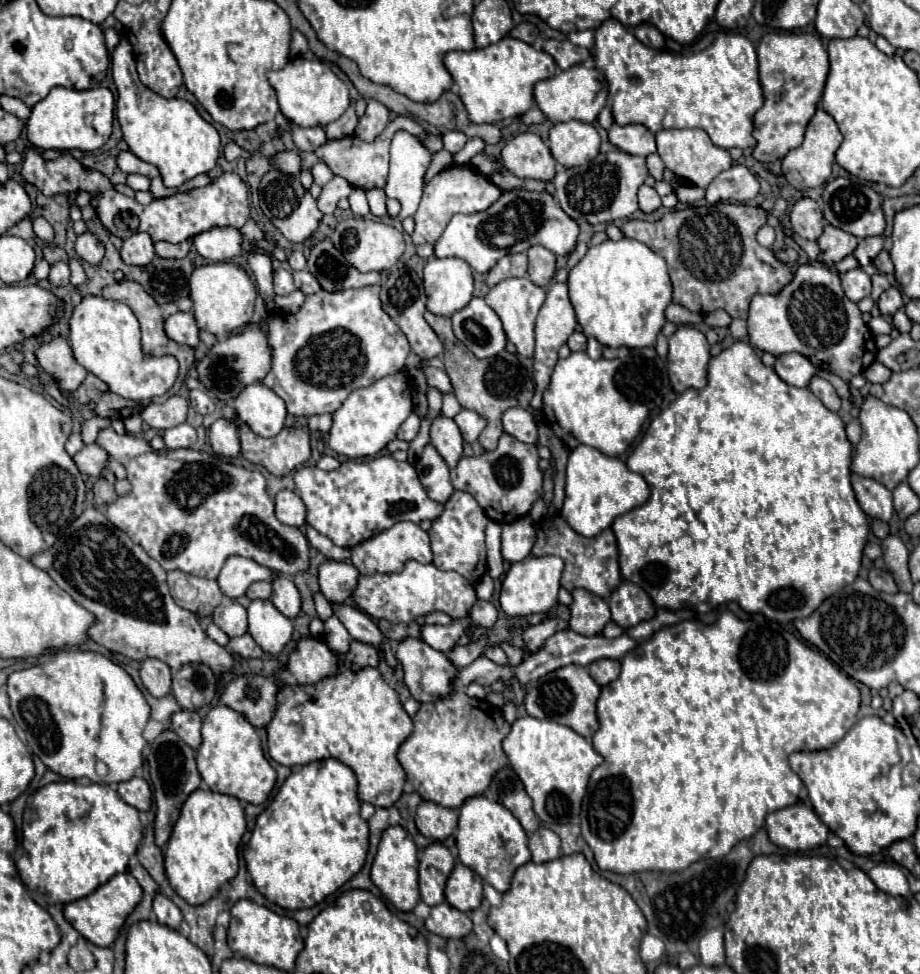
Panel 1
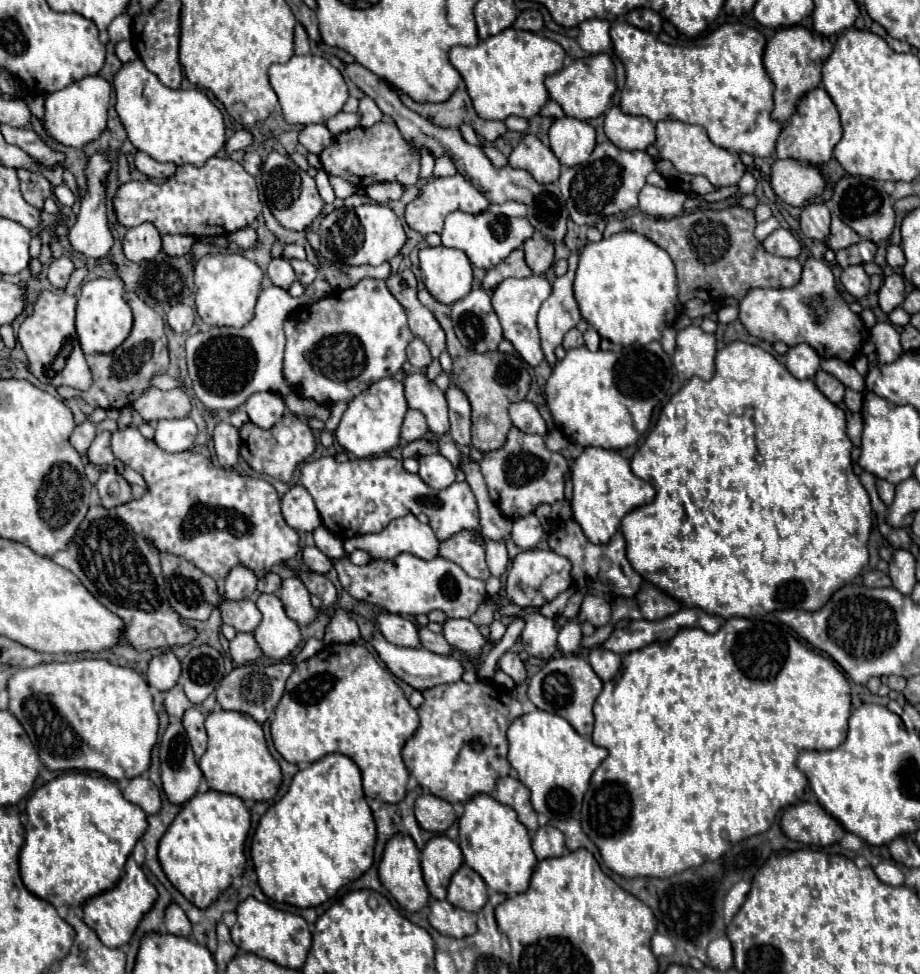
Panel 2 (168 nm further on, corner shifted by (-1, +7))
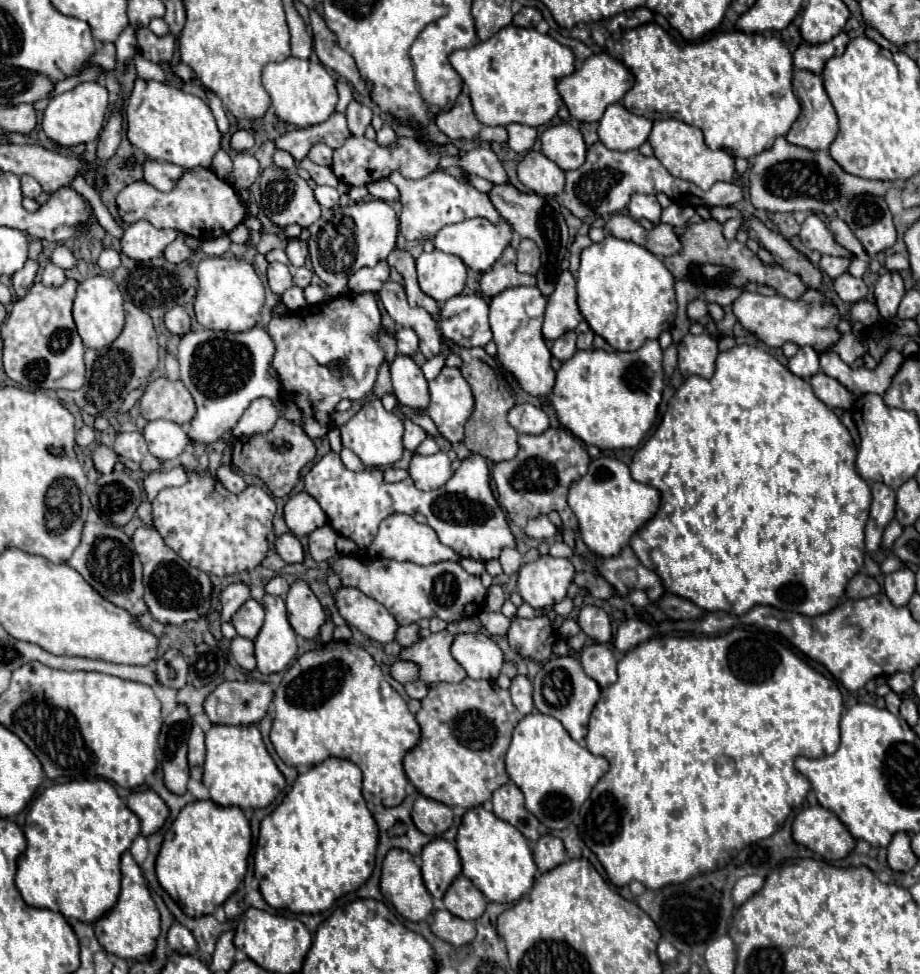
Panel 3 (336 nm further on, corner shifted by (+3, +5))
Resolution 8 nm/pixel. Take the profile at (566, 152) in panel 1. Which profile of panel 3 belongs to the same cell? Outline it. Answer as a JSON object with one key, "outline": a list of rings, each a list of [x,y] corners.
{"outline":[[[568,122],[550,126],[542,136],[542,154],[558,164],[560,170],[576,170],[584,164],[586,144],[578,128],[570,126]]]}

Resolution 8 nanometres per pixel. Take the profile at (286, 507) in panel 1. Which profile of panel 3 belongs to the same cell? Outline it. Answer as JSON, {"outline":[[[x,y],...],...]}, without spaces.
{"outline":[[[300,492],[288,498],[284,506],[284,518],[294,536],[308,536],[328,522],[324,510],[308,492]]]}

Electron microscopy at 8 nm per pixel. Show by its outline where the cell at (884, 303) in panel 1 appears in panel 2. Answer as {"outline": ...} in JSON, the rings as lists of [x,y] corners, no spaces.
{"outline":[[[890,274],[884,278],[880,290],[878,290],[878,300],[880,300],[880,308],[890,314],[896,306],[900,306],[904,302],[904,278],[900,274]]]}

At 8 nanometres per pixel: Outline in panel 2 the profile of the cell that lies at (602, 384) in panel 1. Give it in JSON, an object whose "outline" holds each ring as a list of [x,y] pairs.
{"outline":[[[660,342],[630,352],[590,352],[586,346],[568,350],[546,382],[546,404],[562,434],[580,446],[622,450],[638,442],[650,424],[652,410],[670,388],[672,360]]]}

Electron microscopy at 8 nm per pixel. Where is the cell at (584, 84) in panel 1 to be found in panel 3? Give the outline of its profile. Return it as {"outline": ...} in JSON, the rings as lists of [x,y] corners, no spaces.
{"outline":[[[598,52],[598,54],[592,54],[588,60],[584,60],[574,74],[562,78],[558,82],[558,92],[564,104],[568,106],[572,118],[580,122],[598,122],[604,110],[610,104],[620,102],[624,94],[632,88],[632,84],[634,84],[634,76],[628,70],[628,66],[624,66],[618,58],[612,58],[608,52]]]}

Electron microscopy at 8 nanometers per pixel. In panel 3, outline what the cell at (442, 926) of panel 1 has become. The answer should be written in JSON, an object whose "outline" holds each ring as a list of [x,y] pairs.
{"outline":[[[436,910],[434,912],[434,924],[432,924],[432,932],[452,944],[452,946],[464,946],[468,942],[474,940],[476,936],[476,924],[470,920],[462,920],[454,914],[450,914],[448,910]]]}

